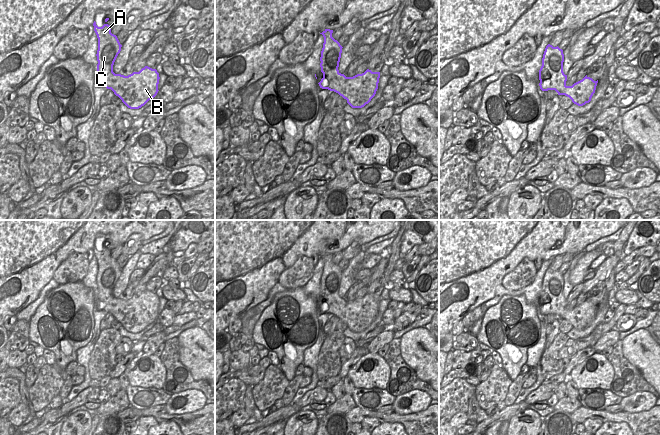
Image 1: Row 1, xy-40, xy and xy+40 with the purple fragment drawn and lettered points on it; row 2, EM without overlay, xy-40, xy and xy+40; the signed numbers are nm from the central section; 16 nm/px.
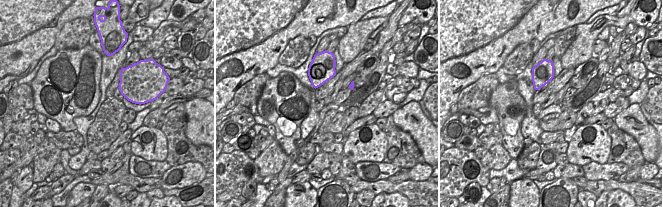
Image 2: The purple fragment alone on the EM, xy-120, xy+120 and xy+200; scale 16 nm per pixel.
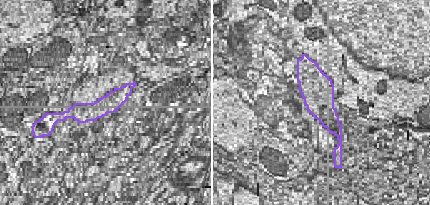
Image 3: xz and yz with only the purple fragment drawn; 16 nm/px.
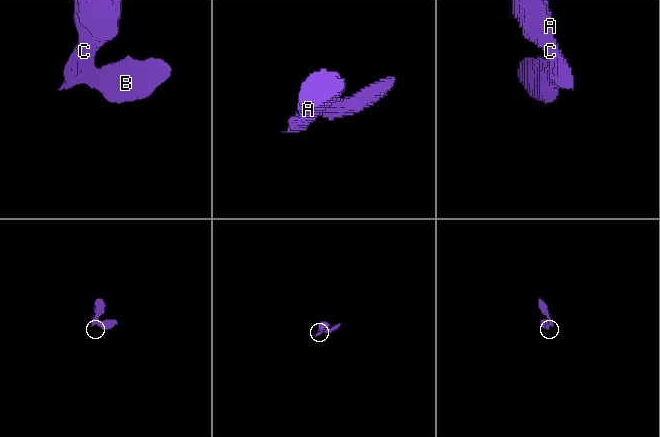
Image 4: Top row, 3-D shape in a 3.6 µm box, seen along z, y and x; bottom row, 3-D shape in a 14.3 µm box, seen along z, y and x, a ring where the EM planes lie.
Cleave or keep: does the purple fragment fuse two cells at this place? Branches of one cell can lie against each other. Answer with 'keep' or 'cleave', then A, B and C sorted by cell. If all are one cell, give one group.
keep; A B C

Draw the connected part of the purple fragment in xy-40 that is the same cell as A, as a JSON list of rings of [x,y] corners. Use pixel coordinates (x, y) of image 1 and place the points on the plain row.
[[[93,247],[98,262],[97,305],[98,310],[111,313],[130,333],[139,333],[158,317],[159,297],[148,290],[128,300],[115,298],[113,289],[121,275],[116,259],[111,257],[111,250],[105,247],[98,251]]]

